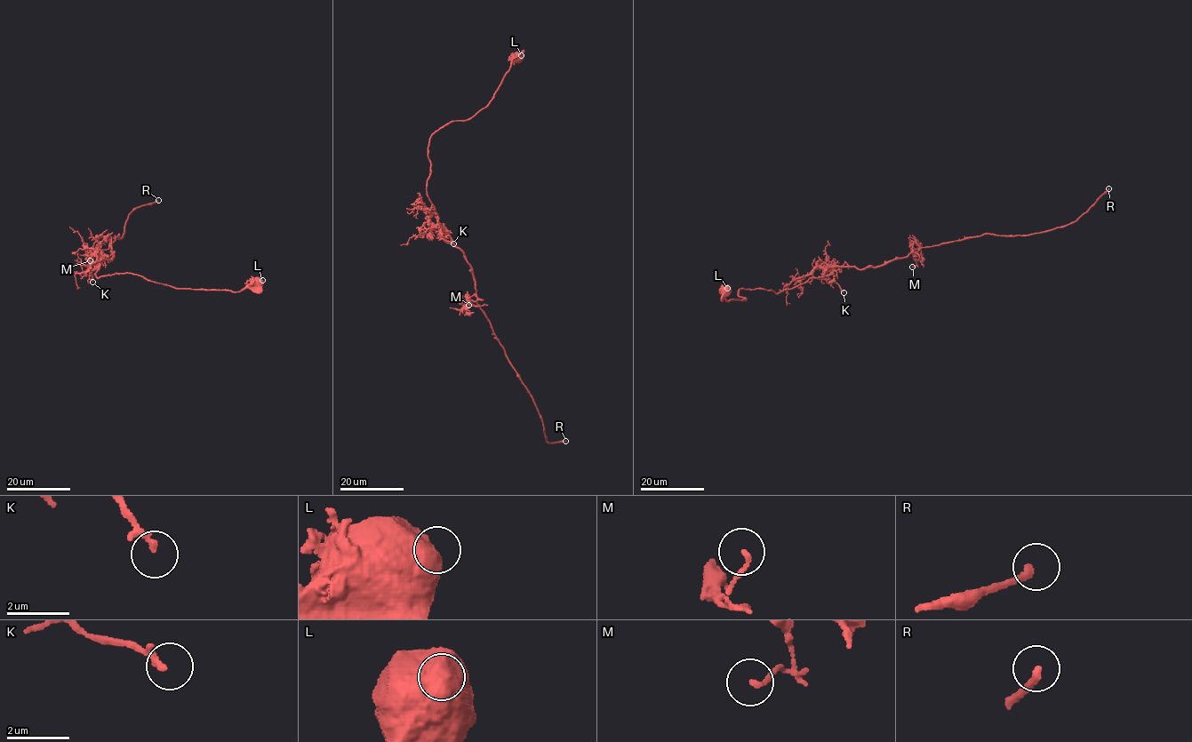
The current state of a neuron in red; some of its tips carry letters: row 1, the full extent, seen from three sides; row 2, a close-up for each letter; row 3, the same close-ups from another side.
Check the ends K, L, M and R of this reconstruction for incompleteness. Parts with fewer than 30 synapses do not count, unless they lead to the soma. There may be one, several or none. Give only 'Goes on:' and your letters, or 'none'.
Goes on: R

